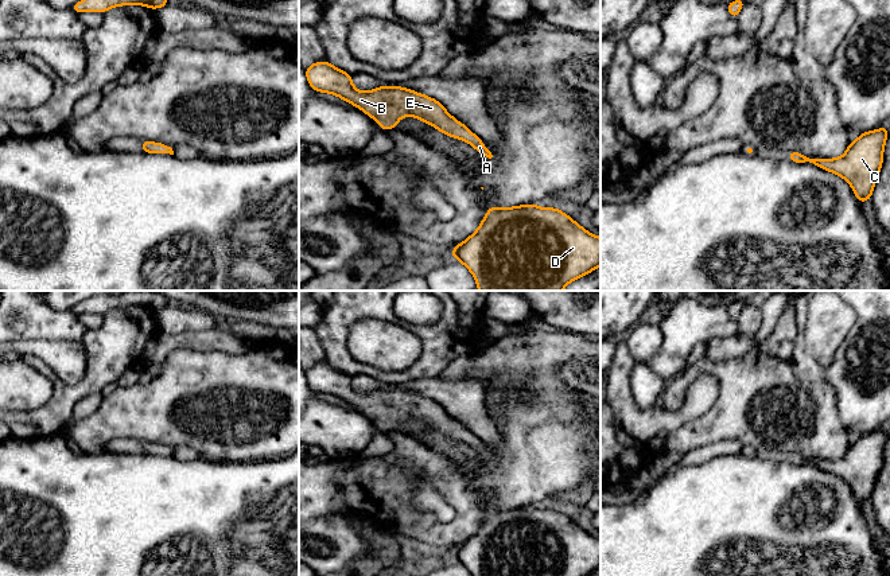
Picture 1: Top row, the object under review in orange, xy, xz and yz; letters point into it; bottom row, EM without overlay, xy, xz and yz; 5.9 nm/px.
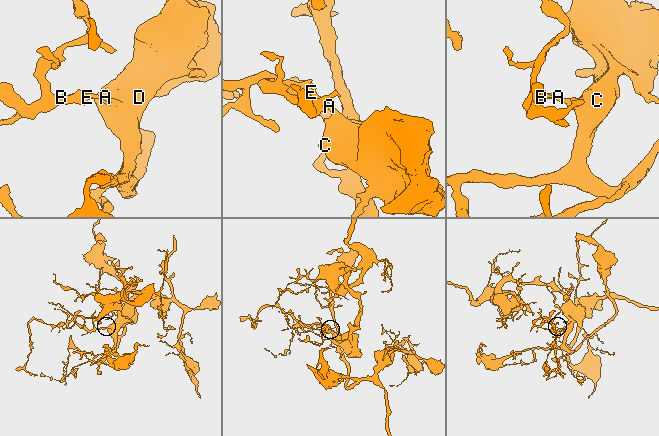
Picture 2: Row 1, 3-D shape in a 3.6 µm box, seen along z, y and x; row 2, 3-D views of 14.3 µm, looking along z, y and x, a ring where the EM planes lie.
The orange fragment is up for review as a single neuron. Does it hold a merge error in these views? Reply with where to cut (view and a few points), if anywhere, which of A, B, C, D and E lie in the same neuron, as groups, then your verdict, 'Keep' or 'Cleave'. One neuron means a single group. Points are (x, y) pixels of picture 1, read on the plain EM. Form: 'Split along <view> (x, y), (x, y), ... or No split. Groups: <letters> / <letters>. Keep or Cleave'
No split. Groups: A B C D E. Keep

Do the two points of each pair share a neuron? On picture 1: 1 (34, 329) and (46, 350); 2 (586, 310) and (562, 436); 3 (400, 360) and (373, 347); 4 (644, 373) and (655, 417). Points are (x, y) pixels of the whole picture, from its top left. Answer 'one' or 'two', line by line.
1: two
2: two
3: one
4: two

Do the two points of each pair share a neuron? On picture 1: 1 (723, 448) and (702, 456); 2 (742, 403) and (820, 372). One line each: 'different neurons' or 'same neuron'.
1: same neuron
2: different neurons

